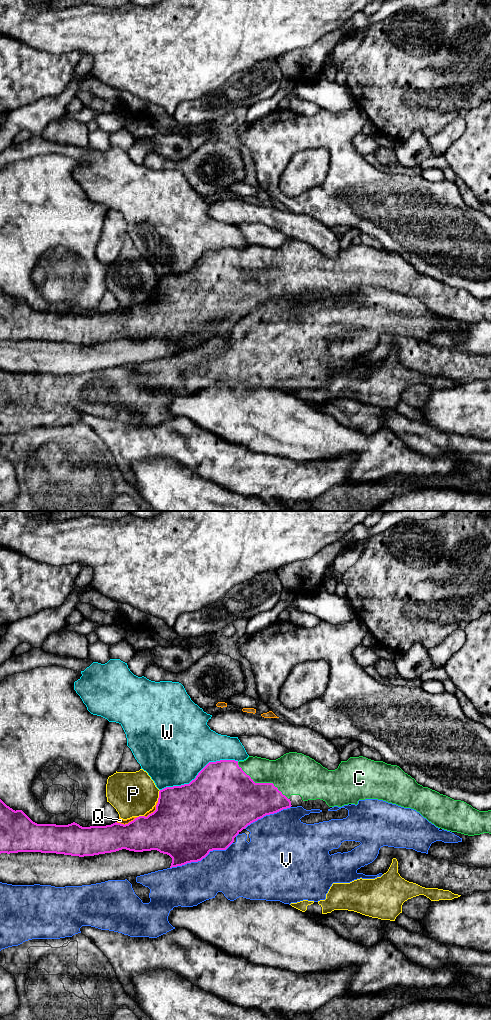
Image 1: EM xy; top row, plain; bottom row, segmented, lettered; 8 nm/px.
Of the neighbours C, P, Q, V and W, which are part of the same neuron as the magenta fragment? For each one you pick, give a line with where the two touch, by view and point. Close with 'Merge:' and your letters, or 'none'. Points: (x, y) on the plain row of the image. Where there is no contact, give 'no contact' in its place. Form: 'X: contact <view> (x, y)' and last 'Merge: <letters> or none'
C: contact xy (262, 271)
Merge: C

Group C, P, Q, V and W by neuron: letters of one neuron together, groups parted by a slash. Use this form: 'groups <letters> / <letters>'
groups C / P / Q / V / W

